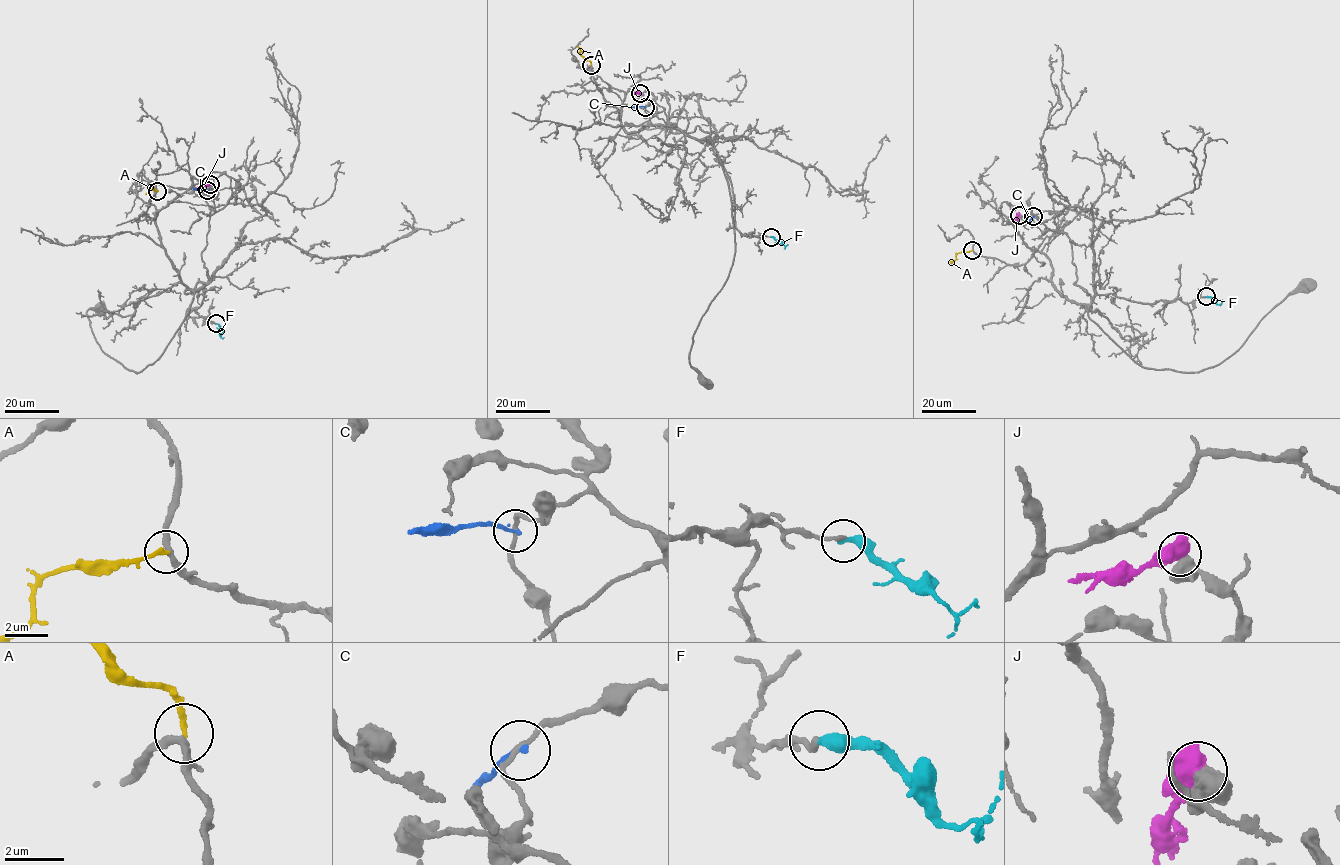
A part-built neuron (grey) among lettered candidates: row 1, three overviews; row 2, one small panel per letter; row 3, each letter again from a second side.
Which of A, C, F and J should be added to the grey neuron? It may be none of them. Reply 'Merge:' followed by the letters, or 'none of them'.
Merge: none of them

